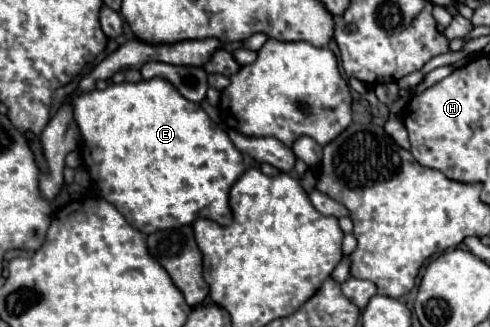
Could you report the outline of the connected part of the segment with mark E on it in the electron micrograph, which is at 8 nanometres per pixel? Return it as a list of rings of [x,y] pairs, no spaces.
[[[154,77],[138,83],[110,83],[104,91],[96,89],[74,97],[72,103],[74,119],[88,153],[86,163],[90,175],[102,189],[102,197],[110,201],[134,229],[150,235],[162,229],[192,225],[196,219],[212,219],[220,225],[232,223],[228,199],[232,185],[246,171],[242,153],[234,147],[228,133],[218,125],[214,131],[206,111],[198,103],[186,101],[170,81]]]

